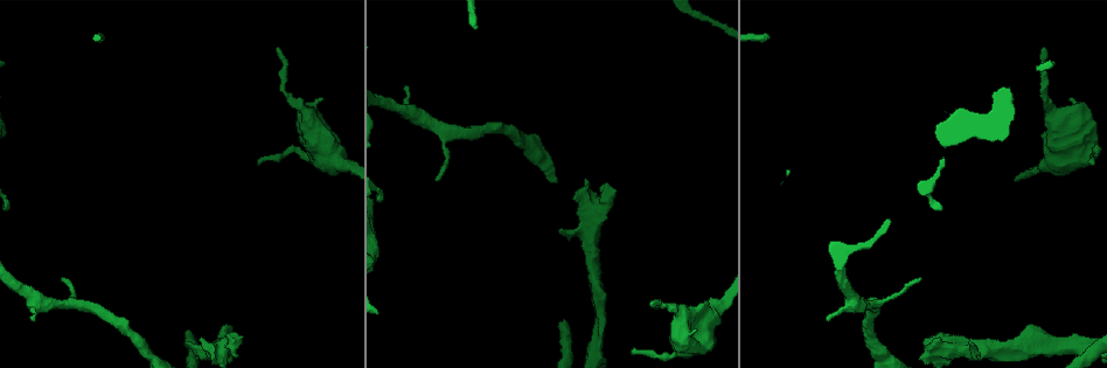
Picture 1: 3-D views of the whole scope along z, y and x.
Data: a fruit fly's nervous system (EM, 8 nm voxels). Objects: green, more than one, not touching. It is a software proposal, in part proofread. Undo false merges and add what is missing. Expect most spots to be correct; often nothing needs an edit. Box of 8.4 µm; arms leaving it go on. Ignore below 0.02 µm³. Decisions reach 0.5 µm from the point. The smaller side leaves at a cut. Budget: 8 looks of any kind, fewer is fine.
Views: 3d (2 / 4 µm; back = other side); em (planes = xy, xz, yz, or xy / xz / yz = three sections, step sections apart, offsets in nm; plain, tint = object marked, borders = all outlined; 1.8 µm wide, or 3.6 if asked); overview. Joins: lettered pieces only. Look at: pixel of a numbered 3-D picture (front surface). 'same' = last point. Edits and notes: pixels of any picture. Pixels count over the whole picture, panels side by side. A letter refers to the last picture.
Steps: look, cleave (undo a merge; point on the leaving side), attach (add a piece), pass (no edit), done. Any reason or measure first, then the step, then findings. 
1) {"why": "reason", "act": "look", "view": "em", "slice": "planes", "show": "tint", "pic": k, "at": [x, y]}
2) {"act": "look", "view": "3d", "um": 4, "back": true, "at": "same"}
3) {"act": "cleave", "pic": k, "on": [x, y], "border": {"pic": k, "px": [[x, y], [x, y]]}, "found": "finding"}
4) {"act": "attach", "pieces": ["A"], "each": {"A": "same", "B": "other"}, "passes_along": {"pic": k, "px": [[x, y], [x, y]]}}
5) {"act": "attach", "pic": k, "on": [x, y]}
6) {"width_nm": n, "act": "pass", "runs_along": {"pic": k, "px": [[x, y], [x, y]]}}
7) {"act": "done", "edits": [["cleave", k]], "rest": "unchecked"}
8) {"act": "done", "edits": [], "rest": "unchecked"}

{"why": "an open end", "act": "look", "view": "em", "slice": "planes", "show": "borders", "pic": 1, "at": [1043, 49]}

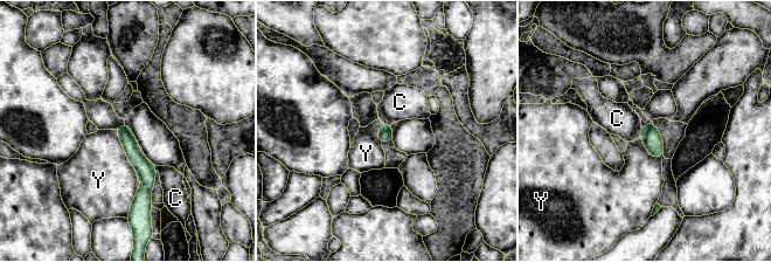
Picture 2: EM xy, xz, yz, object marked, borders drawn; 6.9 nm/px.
{"act": "pass", "each": {"C": "other", "Y": "other"}, "runs_along": {"pic": 2, "px": [[124, 128], [146, 170], [138, 200]]}, "found": "no lettered piece goes on from it"}

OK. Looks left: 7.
{"why": "branch stops here", "act": "look", "view": "3d", "um": 4, "pic": 1, "at": [971, 342]}

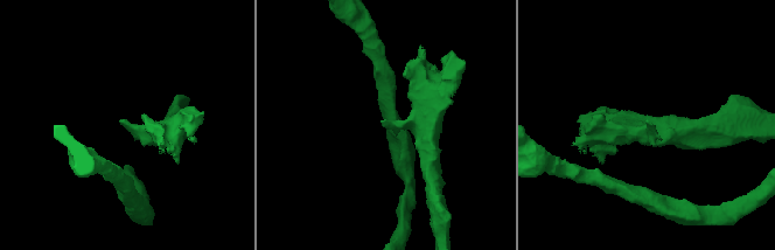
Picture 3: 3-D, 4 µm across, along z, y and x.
{"why": "now the EM", "act": "look", "view": "em", "slice": "xz", "step": 16, "show": "borders", "pic": 3, "at": [382, 120]}

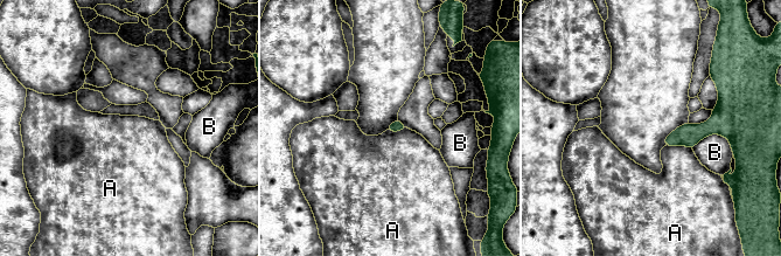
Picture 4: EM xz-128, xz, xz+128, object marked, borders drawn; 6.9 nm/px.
{"act": "pass", "each": {"A": "other", "B": "other"}, "border": {"pic": 4, "px": [[666, 145], [685, 145], [691, 149]]}, "found": "none of them fits"}

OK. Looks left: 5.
{"why": "branch stops here", "act": "look", "view": "3d", "um": 2, "pic": 1, "at": [827, 319]}

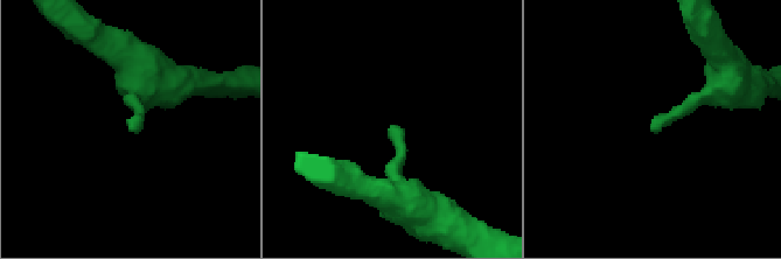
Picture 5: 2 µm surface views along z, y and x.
{"why": "need the tissue", "act": "look", "view": "em", "slice": "planes", "show": "plain", "pic": 5, "at": [657, 130]}

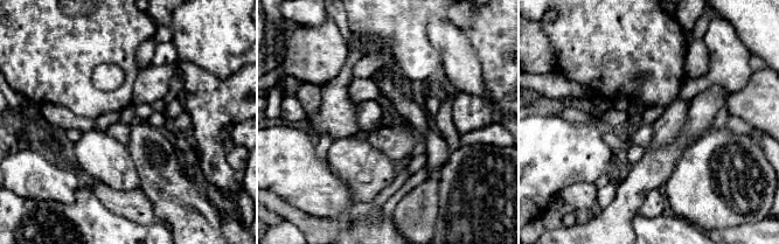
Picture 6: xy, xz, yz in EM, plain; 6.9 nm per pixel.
{"act": "look", "view": "em", "slice": "planes", "show": "borders", "at": "same"}

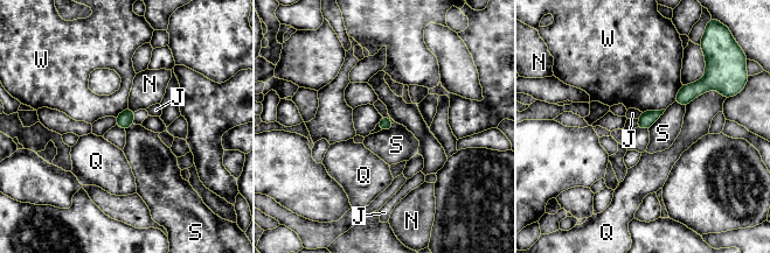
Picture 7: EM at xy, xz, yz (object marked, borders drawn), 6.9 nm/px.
{"act": "pass", "each": {"J": "other", "N": "other", "Q": "other", "S": "other", "W": "other"}, "border": {"pic": 7, "px": [[666, 110], [647, 128]]}, "found": "no lettered piece goes on from it"}

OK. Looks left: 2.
{"act": "done", "edits": [], "rest": "unchecked"}

